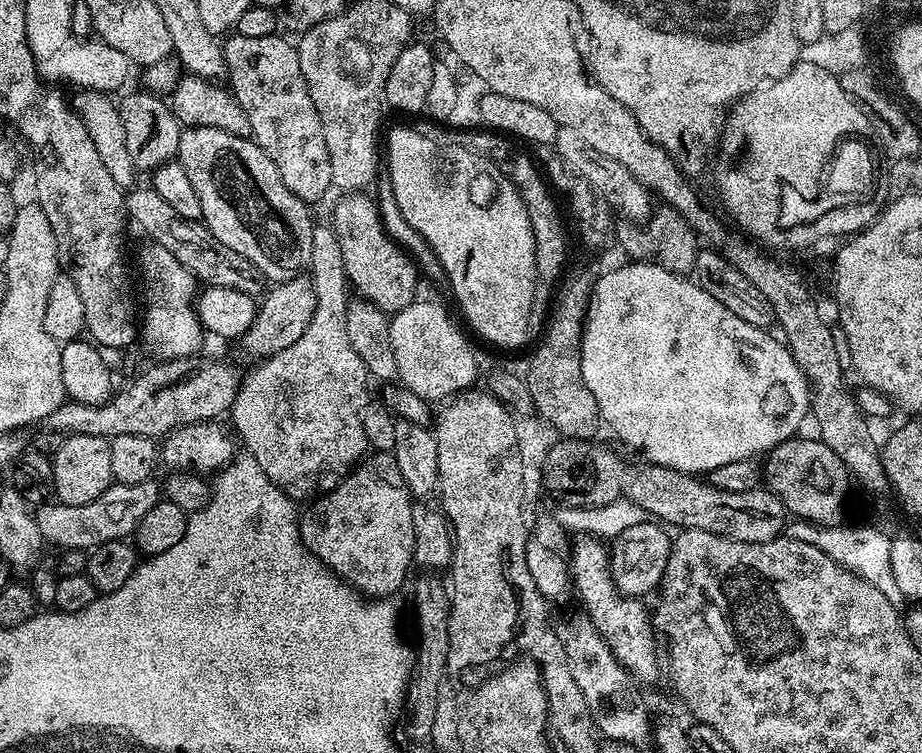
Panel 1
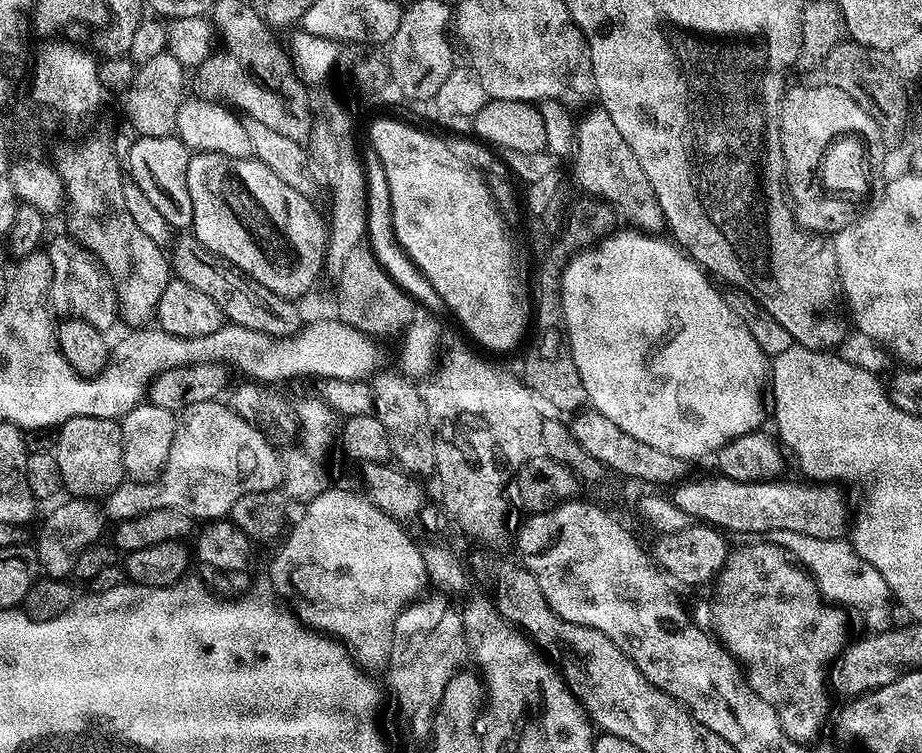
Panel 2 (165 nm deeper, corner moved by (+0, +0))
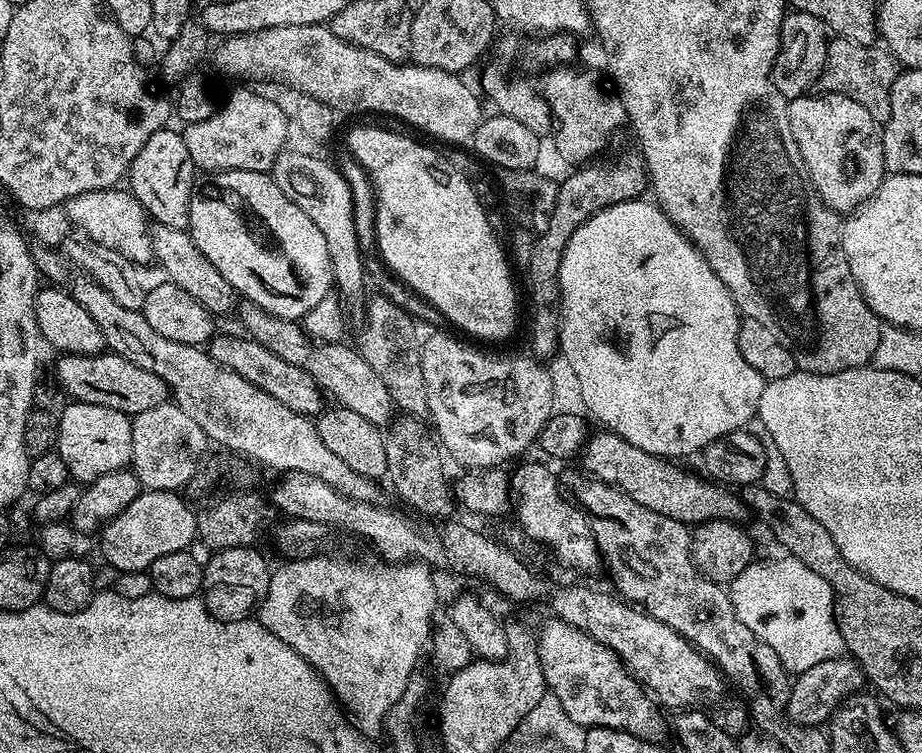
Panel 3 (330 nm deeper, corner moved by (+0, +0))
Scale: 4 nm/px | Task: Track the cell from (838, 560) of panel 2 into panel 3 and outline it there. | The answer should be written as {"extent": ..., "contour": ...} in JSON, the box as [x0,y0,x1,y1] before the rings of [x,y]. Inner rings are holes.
{"extent":[727,556,845,676],"contour":[[[793,556],[759,562],[753,560],[727,585],[728,597],[738,618],[776,654],[789,675],[797,676],[819,662],[845,655],[835,596],[828,580],[815,574]]]}

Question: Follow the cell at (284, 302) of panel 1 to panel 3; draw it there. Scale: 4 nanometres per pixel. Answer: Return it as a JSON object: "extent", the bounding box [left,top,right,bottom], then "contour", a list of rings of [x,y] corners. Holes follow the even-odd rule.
{"extent":[55,350,169,418],"contour":[[[105,350],[99,356],[60,354],[55,358],[56,376],[65,394],[72,396],[68,398],[73,401],[106,406],[131,418],[142,414],[142,410],[154,410],[154,406],[162,406],[169,399],[169,388],[158,374],[150,374],[150,370],[134,366],[134,362],[122,358],[117,352]]]}

